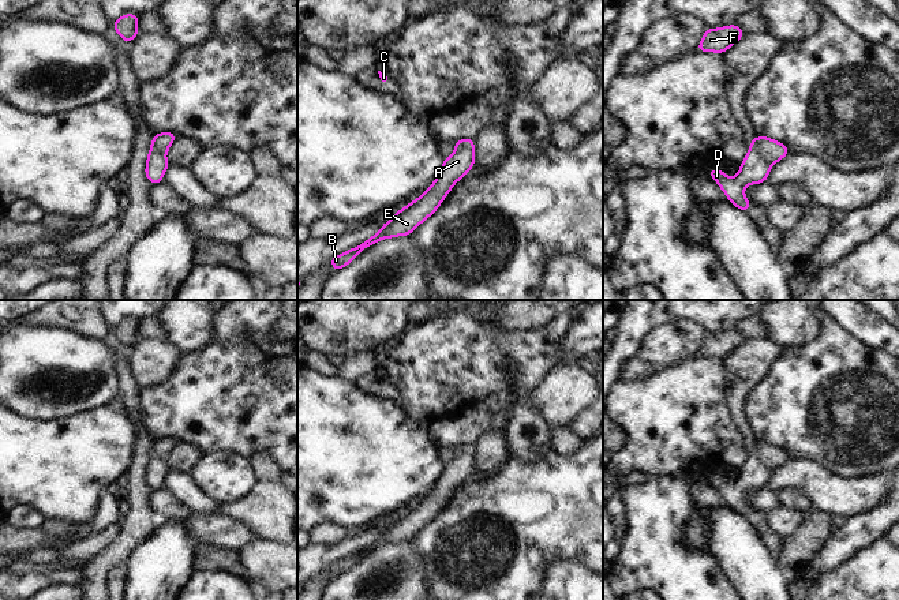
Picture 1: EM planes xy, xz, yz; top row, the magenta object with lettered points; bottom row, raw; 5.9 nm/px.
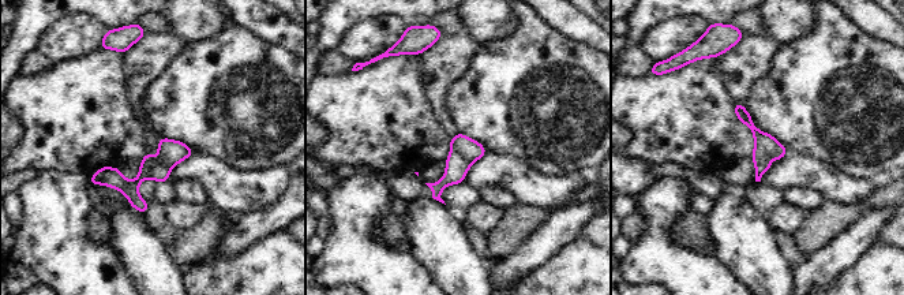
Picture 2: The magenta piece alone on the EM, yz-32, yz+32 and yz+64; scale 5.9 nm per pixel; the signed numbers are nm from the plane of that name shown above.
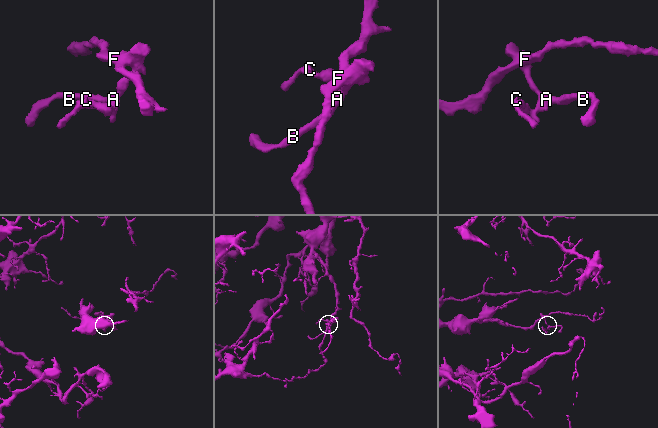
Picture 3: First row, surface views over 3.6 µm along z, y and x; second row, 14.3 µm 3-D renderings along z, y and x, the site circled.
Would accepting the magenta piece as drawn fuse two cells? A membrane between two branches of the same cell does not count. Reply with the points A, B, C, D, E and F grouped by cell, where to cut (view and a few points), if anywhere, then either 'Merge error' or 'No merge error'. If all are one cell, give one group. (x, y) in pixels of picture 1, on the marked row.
Groups: A B E F / C D. Split along yz (750, 145), (771, 165). Merge error.

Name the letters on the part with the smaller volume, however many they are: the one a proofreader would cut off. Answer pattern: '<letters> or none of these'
C, D

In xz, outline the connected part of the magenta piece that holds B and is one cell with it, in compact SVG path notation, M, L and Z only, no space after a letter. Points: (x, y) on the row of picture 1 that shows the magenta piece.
M473 138L461 140L461 146L443 160L435 181L428 190L409 205L404 206L396 215L370 239L330 259L331 267L338 271L349 265L364 248L377 241L396 236L409 236L422 222L432 215L445 200L453 185L475 166Z

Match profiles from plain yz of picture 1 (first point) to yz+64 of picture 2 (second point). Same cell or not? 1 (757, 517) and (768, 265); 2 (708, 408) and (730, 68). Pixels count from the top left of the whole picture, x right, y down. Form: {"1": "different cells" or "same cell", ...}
{"1": "different cells", "2": "different cells"}

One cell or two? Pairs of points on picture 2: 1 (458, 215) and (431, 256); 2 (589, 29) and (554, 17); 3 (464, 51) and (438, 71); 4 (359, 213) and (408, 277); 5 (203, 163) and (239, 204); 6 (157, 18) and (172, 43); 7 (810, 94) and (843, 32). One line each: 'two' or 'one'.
1: two
2: one
3: one
4: one
5: one
6: two
7: one

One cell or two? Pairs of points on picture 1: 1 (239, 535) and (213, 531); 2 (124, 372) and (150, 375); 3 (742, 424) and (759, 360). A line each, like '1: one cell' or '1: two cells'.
1: one cell
2: two cells
3: one cell

